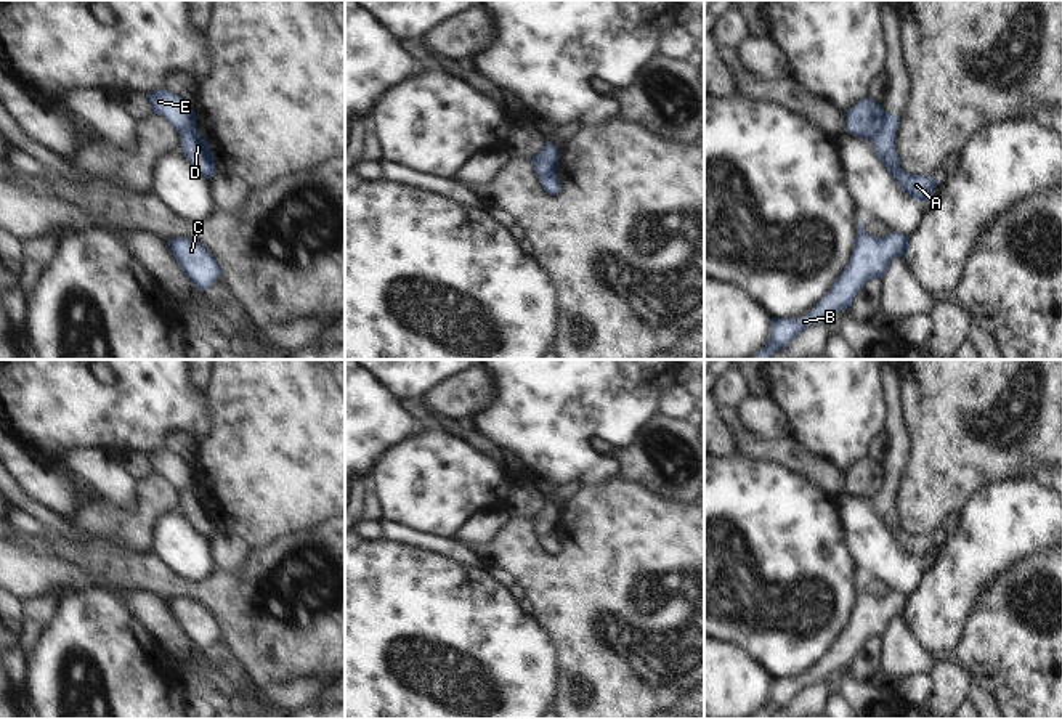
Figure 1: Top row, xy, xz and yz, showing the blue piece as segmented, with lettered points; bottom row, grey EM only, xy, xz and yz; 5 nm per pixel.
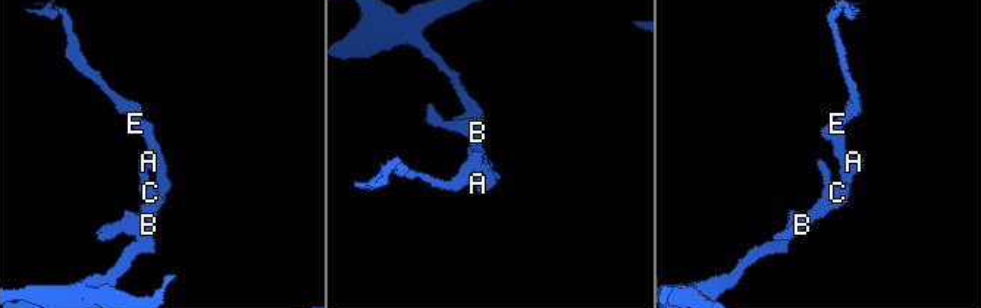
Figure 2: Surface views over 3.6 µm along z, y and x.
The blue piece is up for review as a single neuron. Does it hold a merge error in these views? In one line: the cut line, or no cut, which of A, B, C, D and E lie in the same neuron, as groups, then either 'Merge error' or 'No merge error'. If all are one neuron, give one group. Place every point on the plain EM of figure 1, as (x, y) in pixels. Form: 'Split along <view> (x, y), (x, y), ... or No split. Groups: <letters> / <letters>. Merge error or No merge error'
Split along yz (886, 474), (883, 487), (871, 499). Groups: A B C D / E. Merge error

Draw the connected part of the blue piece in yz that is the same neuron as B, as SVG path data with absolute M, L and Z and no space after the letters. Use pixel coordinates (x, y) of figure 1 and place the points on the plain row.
M860 575L855 608L829 653L802 677L772 677L768 703L752 719L775 719L775 713L784 709L810 684L828 682L833 672L842 672L844 668L850 668L855 655L869 639L884 637L895 616L906 618L910 595L889 592L882 597L871 597L865 591L865 581L866 579Z

